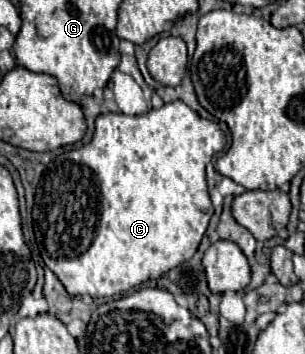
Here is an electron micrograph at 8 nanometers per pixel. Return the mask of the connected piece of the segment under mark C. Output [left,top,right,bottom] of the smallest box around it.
[33,100,225,298]

